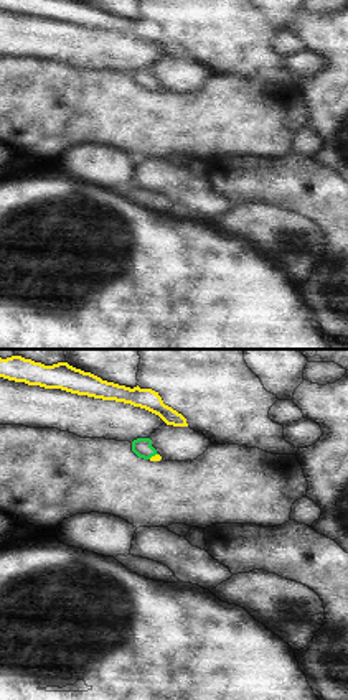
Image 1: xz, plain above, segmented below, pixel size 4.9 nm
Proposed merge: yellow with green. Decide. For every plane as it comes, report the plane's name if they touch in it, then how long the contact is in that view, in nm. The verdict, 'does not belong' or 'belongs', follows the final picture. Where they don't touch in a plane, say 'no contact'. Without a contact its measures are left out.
meets yellow in xz; contact 50 nm long

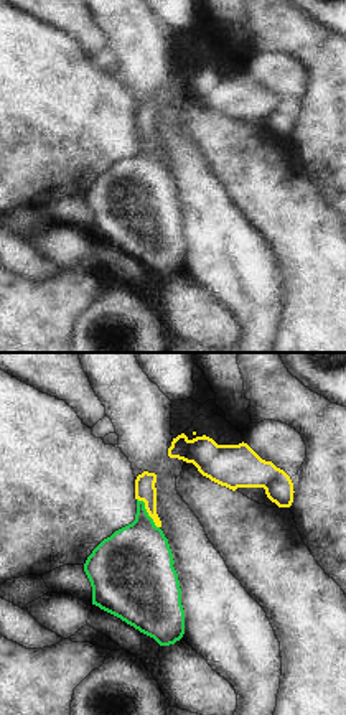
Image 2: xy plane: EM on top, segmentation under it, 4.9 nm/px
meets yellow in xy; contact 190 nm long

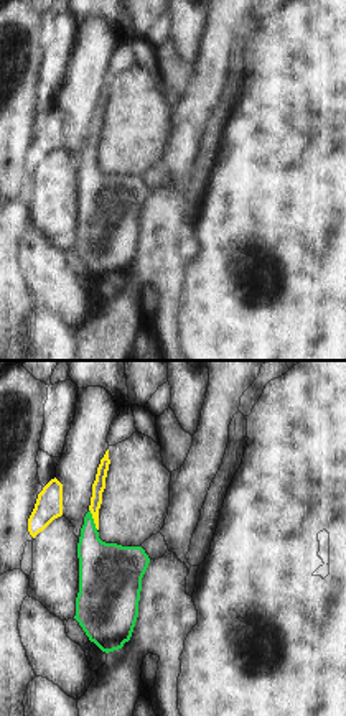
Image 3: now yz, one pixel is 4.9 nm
meets yellow in yz; contact 110 nm long

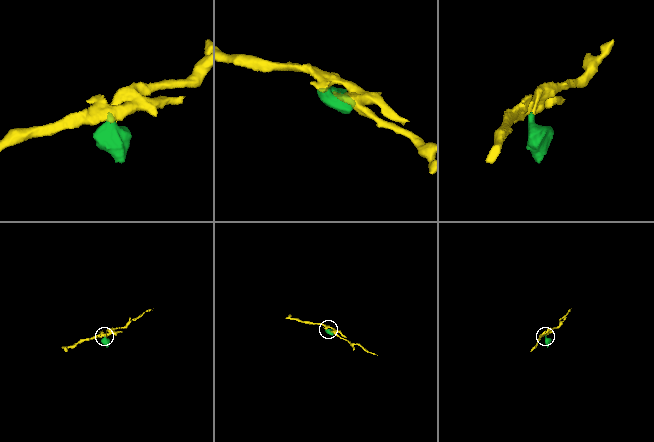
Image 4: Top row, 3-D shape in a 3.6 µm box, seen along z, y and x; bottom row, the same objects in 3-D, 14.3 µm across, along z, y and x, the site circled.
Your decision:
belongs

